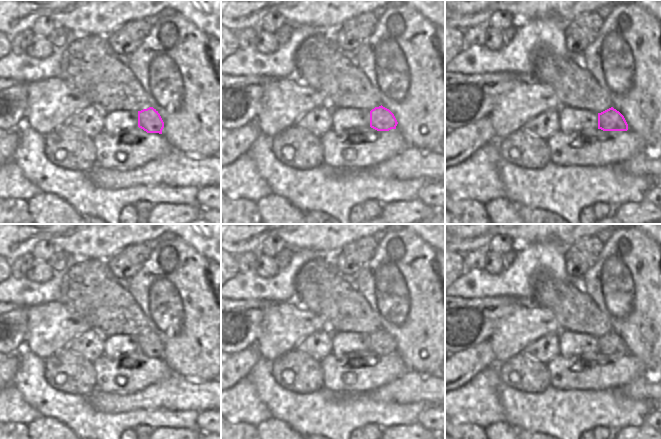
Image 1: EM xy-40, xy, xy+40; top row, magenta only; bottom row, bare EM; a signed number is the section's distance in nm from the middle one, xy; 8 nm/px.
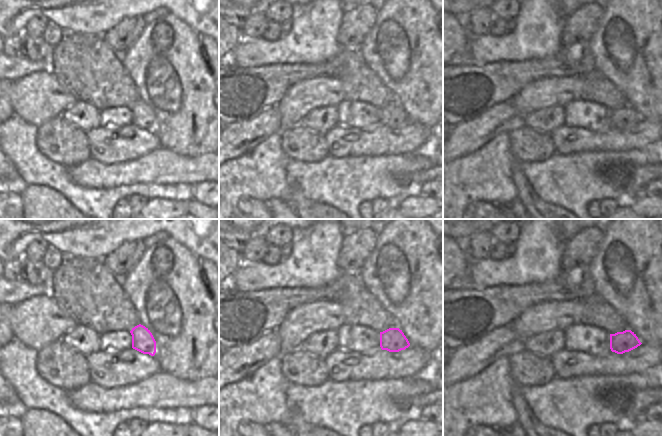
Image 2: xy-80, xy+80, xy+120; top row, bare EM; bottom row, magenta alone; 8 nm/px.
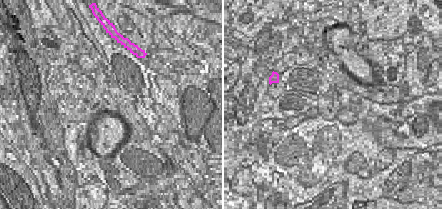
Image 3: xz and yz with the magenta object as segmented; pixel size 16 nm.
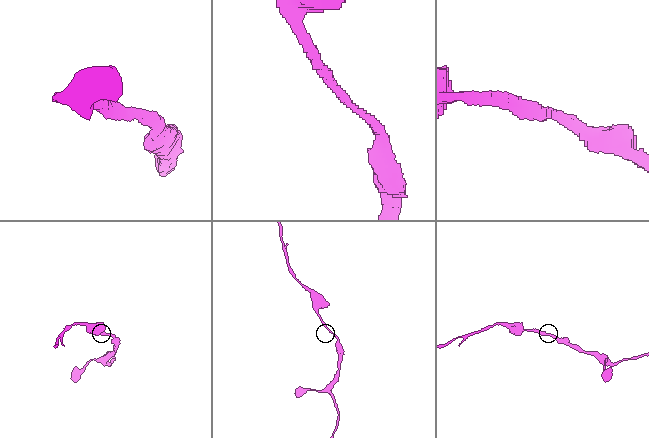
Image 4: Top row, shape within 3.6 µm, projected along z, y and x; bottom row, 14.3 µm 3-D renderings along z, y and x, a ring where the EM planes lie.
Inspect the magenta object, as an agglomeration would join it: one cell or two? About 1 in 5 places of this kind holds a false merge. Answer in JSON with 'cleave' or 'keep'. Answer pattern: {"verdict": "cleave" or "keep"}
{"verdict": "keep"}

